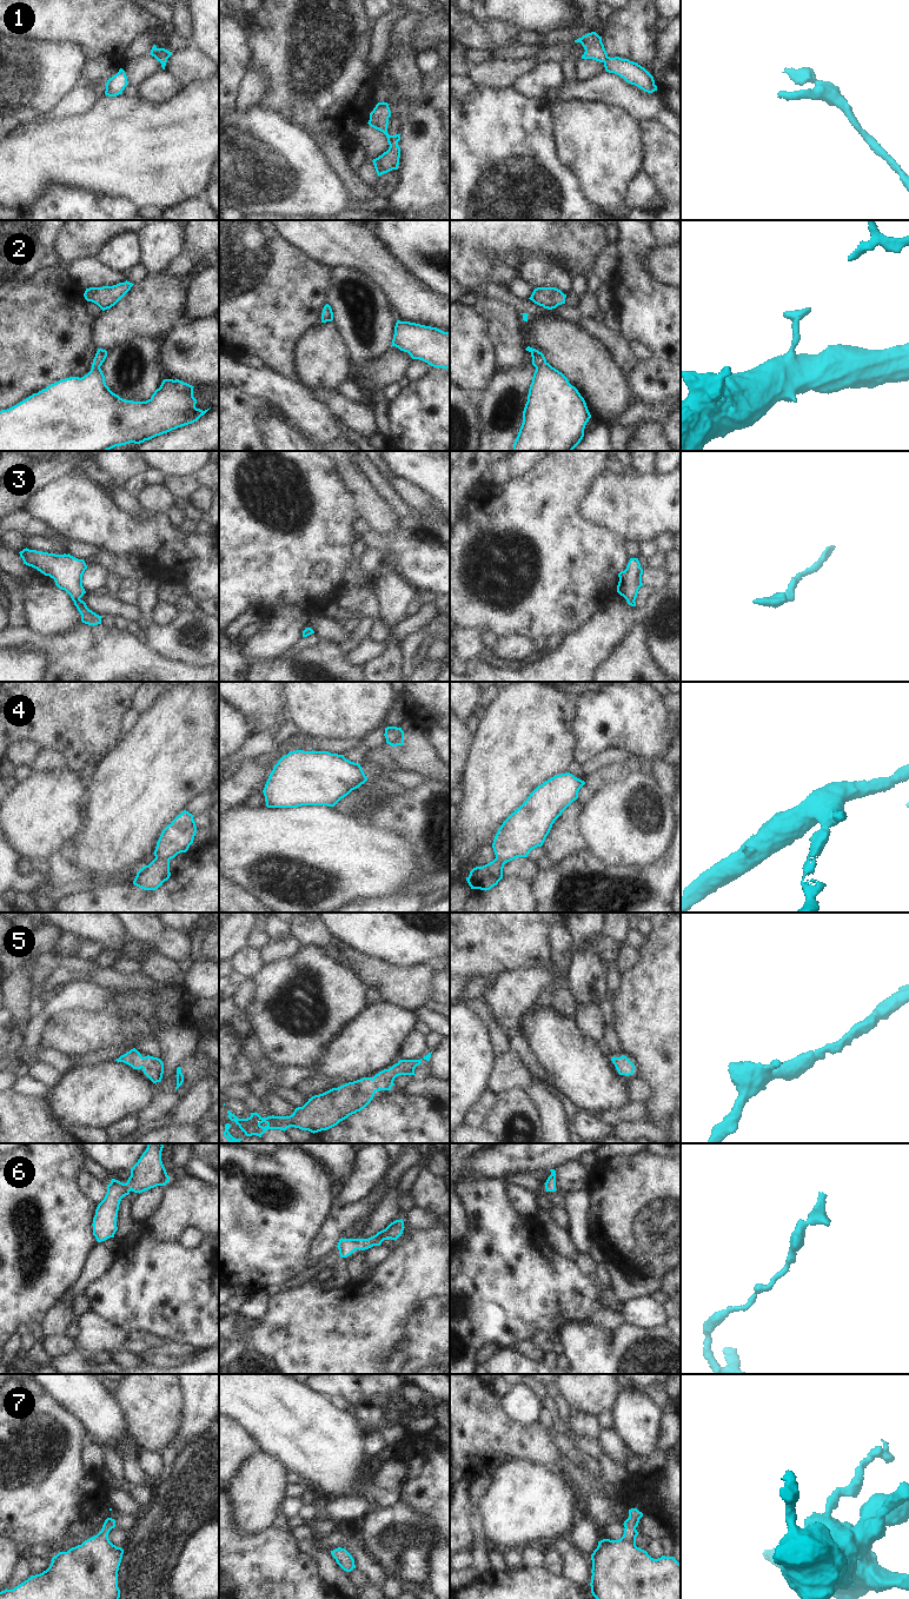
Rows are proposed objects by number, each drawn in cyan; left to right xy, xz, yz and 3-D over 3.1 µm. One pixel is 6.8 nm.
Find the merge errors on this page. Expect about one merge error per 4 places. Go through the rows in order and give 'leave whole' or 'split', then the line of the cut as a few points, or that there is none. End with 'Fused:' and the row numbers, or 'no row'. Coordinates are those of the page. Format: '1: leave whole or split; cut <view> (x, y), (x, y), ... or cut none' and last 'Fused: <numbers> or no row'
1: leave whole; cut none
2: leave whole; cut none
3: leave whole; cut none
4: leave whole; cut none
5: leave whole; cut none
6: leave whole; cut none
7: leave whole; cut none
Fused: no row

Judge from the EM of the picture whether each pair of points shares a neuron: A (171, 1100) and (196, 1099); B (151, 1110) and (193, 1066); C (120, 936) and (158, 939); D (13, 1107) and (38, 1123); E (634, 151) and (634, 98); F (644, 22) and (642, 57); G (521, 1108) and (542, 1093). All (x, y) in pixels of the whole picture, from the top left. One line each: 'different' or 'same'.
A: different
B: same
C: different
D: same
E: different
F: same
G: different

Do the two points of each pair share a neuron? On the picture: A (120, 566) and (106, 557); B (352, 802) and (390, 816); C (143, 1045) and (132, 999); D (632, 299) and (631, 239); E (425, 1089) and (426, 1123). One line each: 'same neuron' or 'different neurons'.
A: same neuron
B: same neuron
C: different neurons
D: same neuron
E: different neurons

